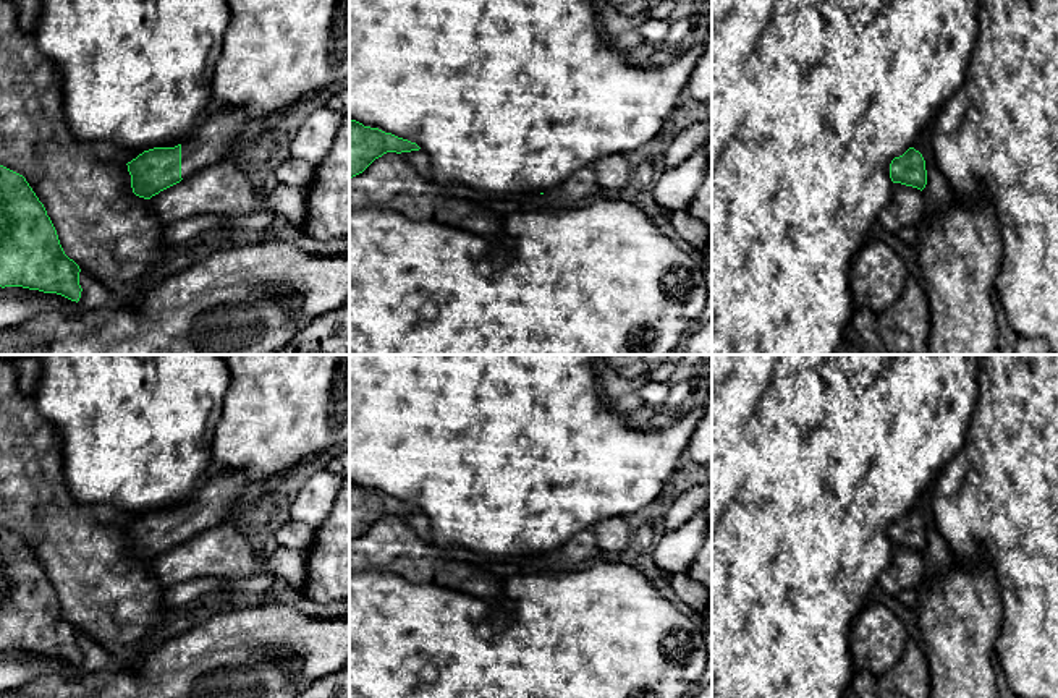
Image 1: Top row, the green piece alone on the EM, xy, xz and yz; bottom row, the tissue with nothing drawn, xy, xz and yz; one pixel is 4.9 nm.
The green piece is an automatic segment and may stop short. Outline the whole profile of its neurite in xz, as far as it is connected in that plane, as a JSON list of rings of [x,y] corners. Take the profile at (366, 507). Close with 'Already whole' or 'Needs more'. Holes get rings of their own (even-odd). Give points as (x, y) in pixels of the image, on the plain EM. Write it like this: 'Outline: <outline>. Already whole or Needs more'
Outline: [[[349,481],[349,543],[387,515],[401,517],[419,512],[416,505]]]. Already whole

